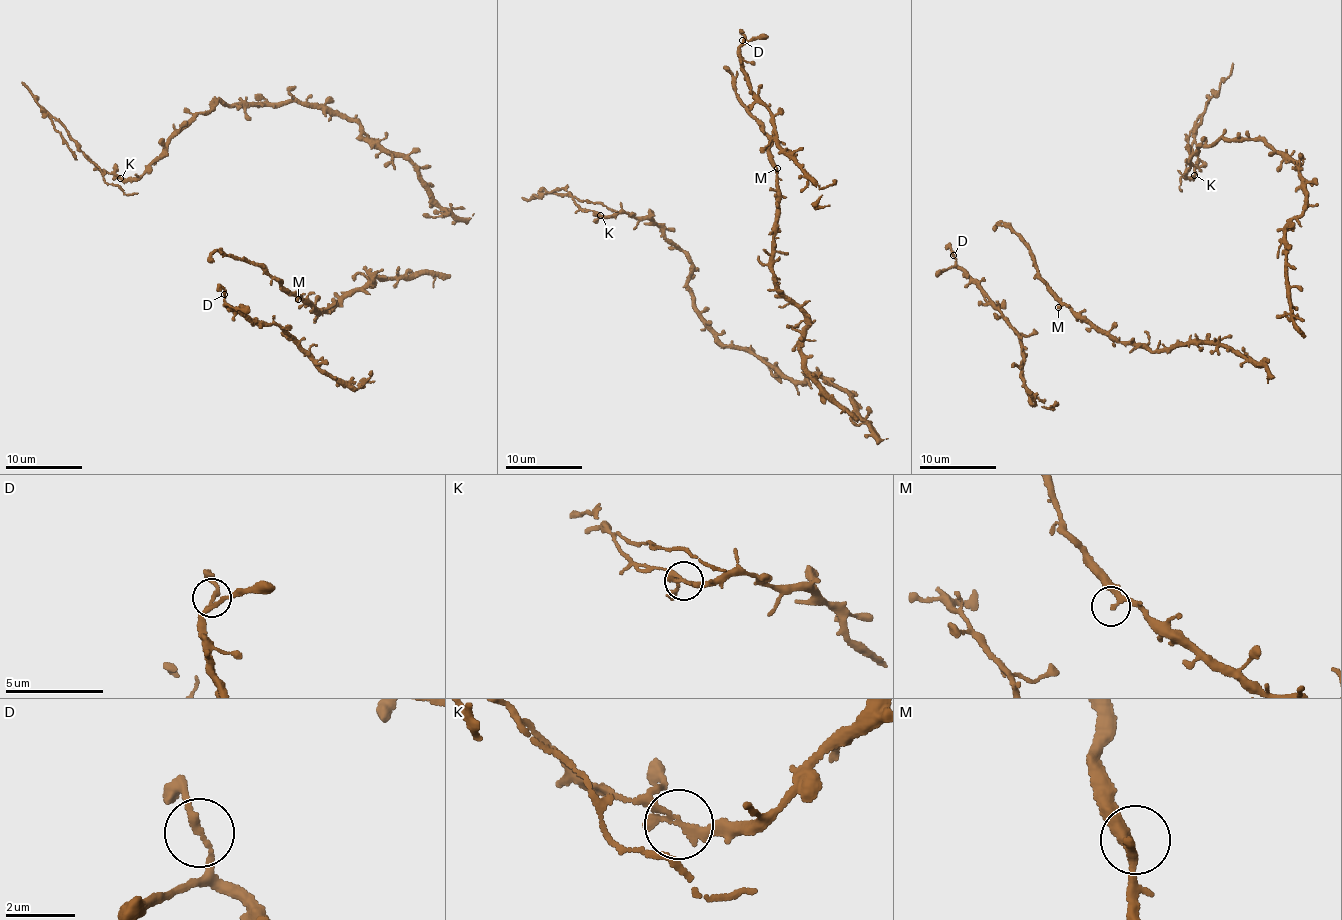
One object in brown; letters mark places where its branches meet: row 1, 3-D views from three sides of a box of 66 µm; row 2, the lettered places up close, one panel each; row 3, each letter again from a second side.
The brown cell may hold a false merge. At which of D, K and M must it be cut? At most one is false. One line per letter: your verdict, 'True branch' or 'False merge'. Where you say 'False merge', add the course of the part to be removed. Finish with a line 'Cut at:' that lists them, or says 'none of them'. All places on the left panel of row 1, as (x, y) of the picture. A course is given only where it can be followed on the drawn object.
D: True branch
K: False merge. Course of the part to remove: (121, 179), (101, 171), (56, 120), (50, 119), (21, 81)
M: True branch
Cut at: K

